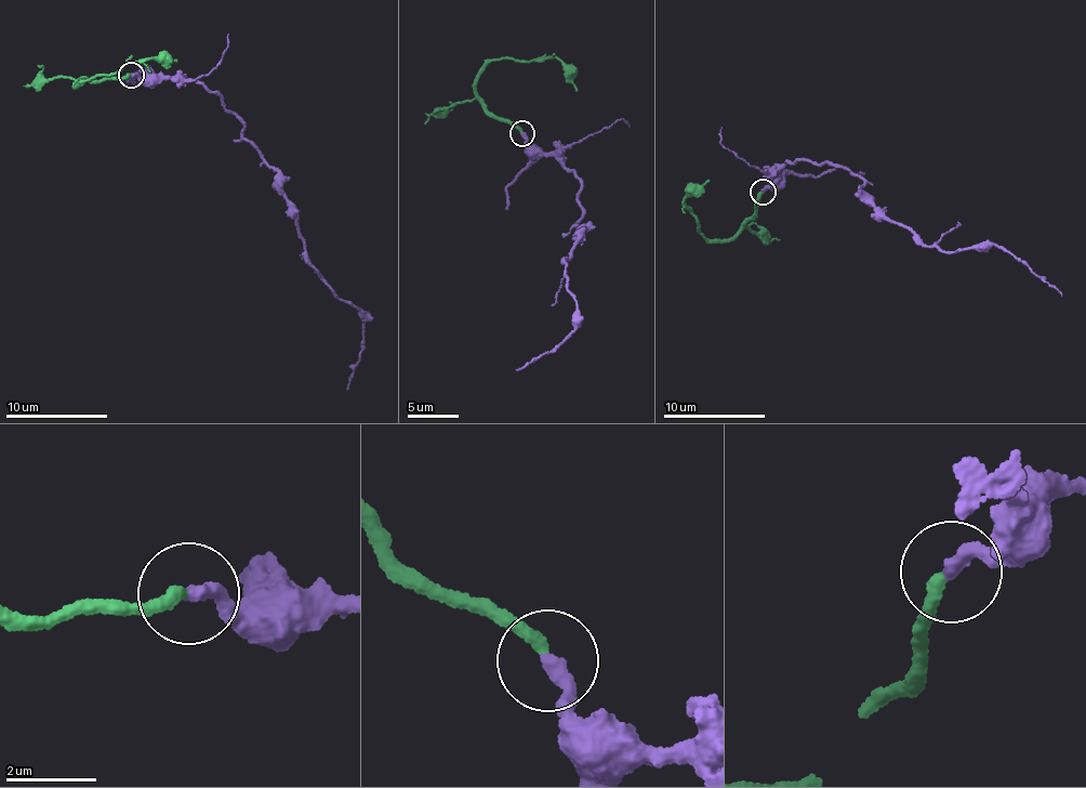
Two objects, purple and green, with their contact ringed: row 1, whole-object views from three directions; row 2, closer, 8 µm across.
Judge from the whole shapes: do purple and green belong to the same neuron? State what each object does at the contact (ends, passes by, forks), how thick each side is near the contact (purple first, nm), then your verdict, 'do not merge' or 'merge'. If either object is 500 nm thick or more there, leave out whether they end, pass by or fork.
purple ends there; green ends there; 320 nm thick on the purple side, 280 nm on the other; merge

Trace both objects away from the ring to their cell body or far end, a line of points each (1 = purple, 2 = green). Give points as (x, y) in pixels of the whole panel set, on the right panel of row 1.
1: (764, 192), (785, 161), (839, 163), (863, 181), (861, 197), (921, 240), (942, 251), (1004, 248), (1061, 297)
2: (760, 193), (756, 208), (740, 231), (728, 239), (704, 238), (684, 206), (687, 197), (702, 192), (709, 181)

